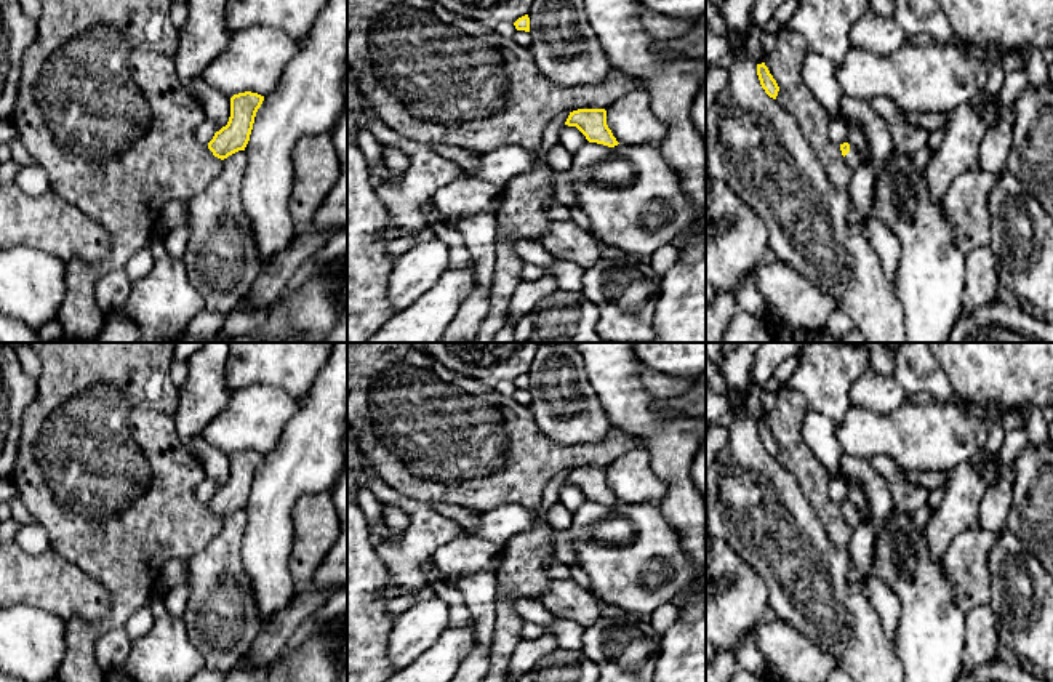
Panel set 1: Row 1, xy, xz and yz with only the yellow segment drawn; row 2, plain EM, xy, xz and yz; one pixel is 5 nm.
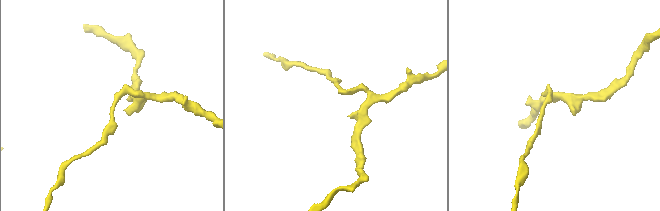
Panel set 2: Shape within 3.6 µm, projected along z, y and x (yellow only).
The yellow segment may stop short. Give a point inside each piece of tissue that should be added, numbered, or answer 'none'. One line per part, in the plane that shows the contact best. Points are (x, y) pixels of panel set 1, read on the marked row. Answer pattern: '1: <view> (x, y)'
1: yz (853, 159)

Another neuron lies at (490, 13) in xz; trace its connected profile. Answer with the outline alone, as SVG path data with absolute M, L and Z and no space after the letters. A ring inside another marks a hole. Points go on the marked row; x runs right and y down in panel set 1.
M437 0L446 10L478 21L488 27L496 27L501 22L515 22L528 14L533 0Z

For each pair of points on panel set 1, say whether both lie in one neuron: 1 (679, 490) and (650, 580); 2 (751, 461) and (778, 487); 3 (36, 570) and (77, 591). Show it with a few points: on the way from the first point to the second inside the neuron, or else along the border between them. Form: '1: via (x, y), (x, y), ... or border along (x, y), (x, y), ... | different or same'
1: border along (656, 505), (687, 554) | different
2: via (757, 468), (772, 482) | same
3: via (45, 580), (68, 591) | same

